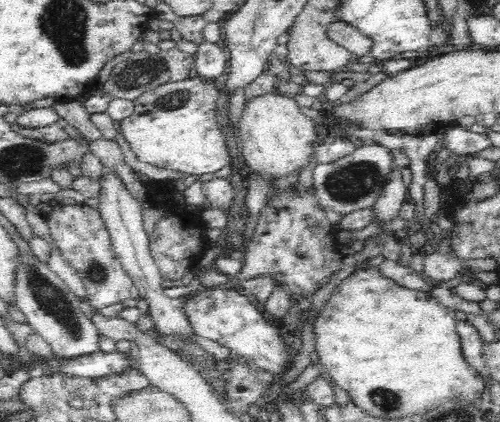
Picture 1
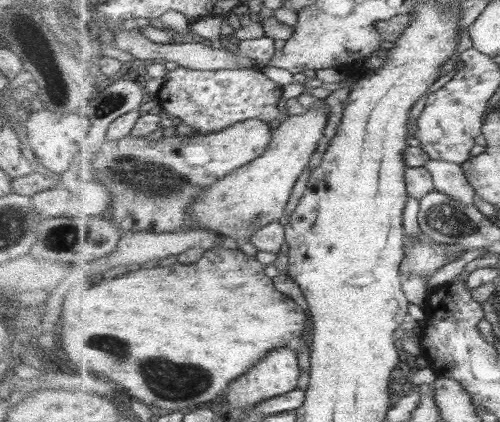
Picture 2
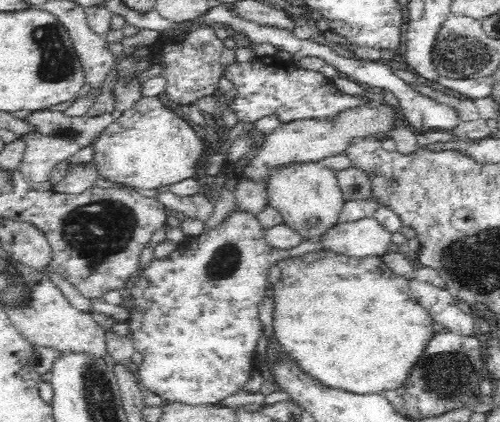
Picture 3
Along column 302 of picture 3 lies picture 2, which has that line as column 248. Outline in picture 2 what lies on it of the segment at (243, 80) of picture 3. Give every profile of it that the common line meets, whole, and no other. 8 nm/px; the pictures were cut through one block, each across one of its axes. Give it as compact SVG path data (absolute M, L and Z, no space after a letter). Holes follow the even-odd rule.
M178 66L168 72L156 98L171 118L178 117L194 127L197 133L209 134L254 118L265 122L279 118L281 112L277 104L283 98L283 92L284 86L255 68L202 71Z

